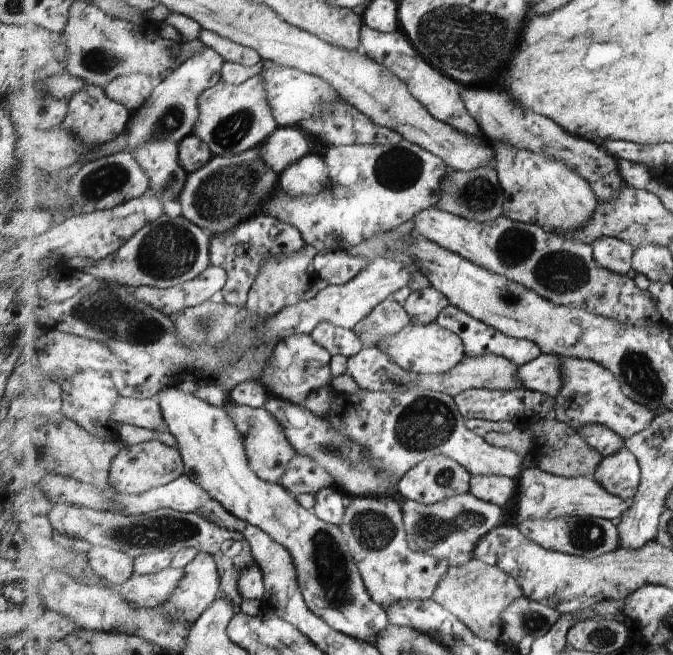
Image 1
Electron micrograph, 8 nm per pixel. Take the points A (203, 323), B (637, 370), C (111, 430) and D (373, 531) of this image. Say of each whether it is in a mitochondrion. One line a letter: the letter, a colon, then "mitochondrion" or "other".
A: mitochondrion
B: mitochondrion
C: other
D: mitochondrion

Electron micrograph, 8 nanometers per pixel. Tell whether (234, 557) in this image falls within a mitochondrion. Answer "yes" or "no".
no

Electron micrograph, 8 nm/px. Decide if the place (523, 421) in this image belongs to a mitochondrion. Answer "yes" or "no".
no

